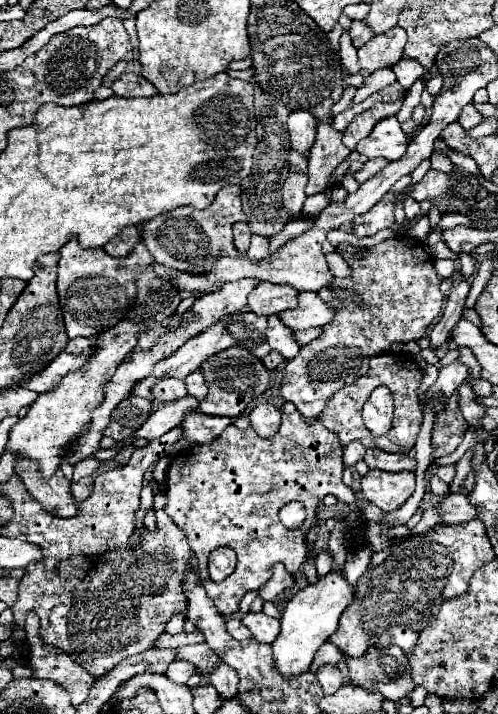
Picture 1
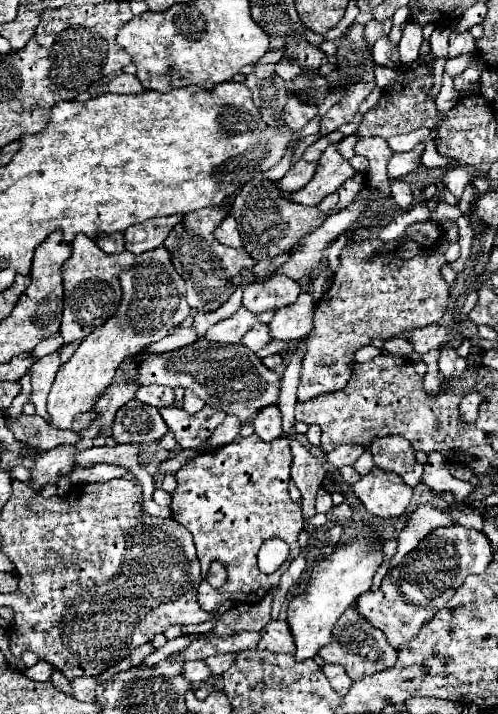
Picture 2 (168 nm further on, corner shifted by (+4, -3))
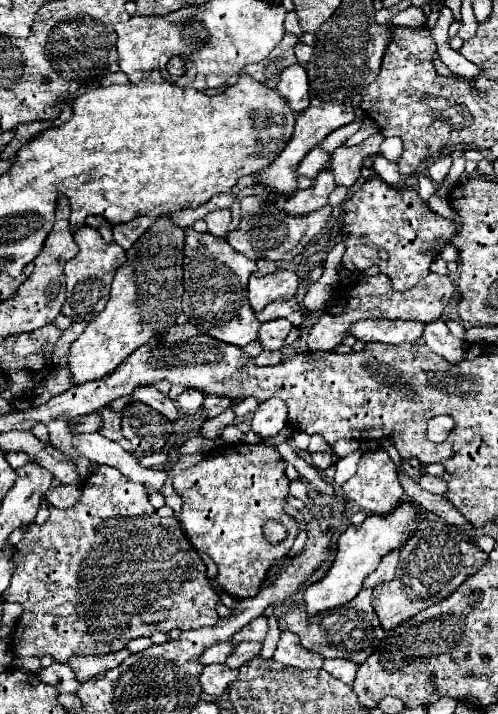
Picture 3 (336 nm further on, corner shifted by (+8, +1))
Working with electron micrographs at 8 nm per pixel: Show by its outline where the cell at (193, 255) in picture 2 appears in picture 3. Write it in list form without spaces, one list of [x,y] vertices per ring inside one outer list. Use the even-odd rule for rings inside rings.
[[[193,227],[185,229],[185,247],[183,247],[183,283],[185,283],[185,293],[183,293],[183,313],[189,317],[189,323],[193,323],[201,333],[207,333],[209,337],[215,337],[219,341],[231,343],[245,347],[247,343],[257,339],[259,333],[259,321],[255,321],[253,309],[247,303],[248,301],[247,285],[249,277],[257,271],[255,261],[243,257],[225,239],[217,239],[211,233],[197,233]]]

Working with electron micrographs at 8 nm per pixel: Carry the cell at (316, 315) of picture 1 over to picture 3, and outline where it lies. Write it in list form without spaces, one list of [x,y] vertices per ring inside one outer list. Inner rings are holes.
[[[275,319],[275,321],[267,321],[261,325],[259,329],[259,341],[265,347],[265,351],[275,351],[283,347],[285,337],[289,335],[289,331],[293,329],[293,325],[289,321],[283,319]]]

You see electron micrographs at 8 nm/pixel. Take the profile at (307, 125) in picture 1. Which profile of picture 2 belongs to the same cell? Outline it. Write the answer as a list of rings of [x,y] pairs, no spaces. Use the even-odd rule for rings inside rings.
[[[295,93],[289,95],[289,101],[283,109],[283,119],[293,131],[299,131],[301,127],[305,127],[315,115],[317,115],[317,105],[313,101],[299,101]]]

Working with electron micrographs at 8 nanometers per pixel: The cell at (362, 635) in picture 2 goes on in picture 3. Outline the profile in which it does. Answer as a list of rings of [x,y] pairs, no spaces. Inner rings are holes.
[[[361,589],[355,599],[351,599],[347,605],[341,605],[339,609],[331,609],[331,613],[317,613],[311,619],[311,625],[307,625],[303,607],[297,607],[279,619],[279,629],[291,629],[301,637],[305,649],[319,653],[321,657],[341,657],[357,665],[361,665],[385,637],[385,631],[371,607],[371,589]]]

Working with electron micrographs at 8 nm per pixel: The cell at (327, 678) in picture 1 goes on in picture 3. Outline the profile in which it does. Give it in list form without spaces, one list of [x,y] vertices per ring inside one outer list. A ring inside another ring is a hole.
[[[325,659],[323,669],[329,671],[333,677],[343,681],[345,685],[353,685],[357,665],[353,661],[343,661],[343,659]]]

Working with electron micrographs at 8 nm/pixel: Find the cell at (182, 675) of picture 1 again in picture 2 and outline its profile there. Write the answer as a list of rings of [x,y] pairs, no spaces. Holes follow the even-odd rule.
[[[187,661],[185,663],[185,671],[183,671],[185,677],[189,677],[191,681],[207,681],[211,677],[211,669],[207,669],[207,663],[205,661]]]

